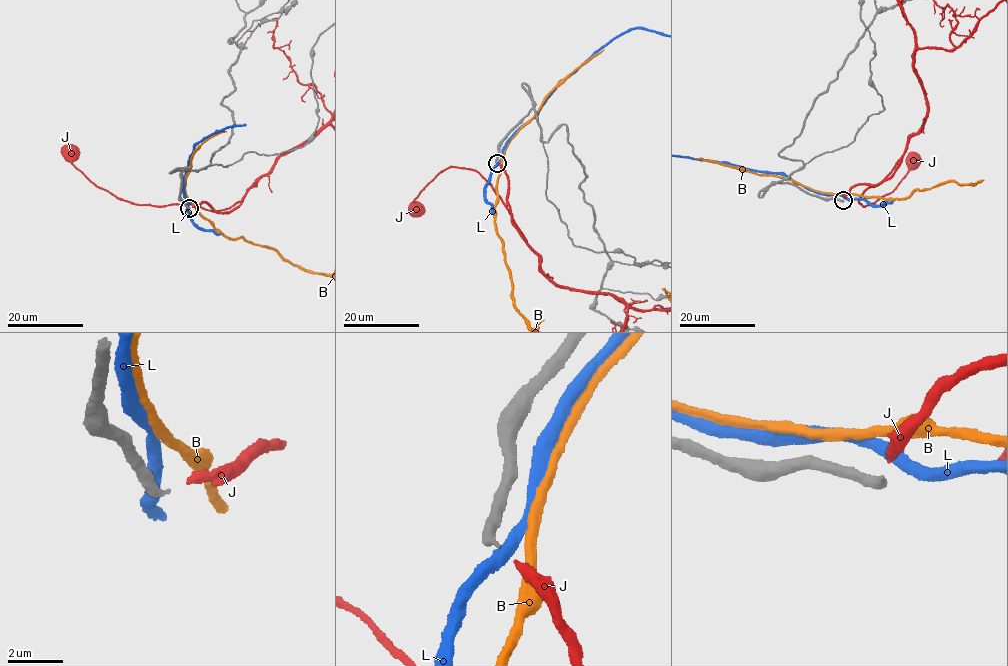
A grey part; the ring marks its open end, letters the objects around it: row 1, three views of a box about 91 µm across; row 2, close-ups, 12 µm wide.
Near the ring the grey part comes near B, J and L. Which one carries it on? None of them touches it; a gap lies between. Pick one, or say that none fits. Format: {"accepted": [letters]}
{"accepted": ["J"]}

